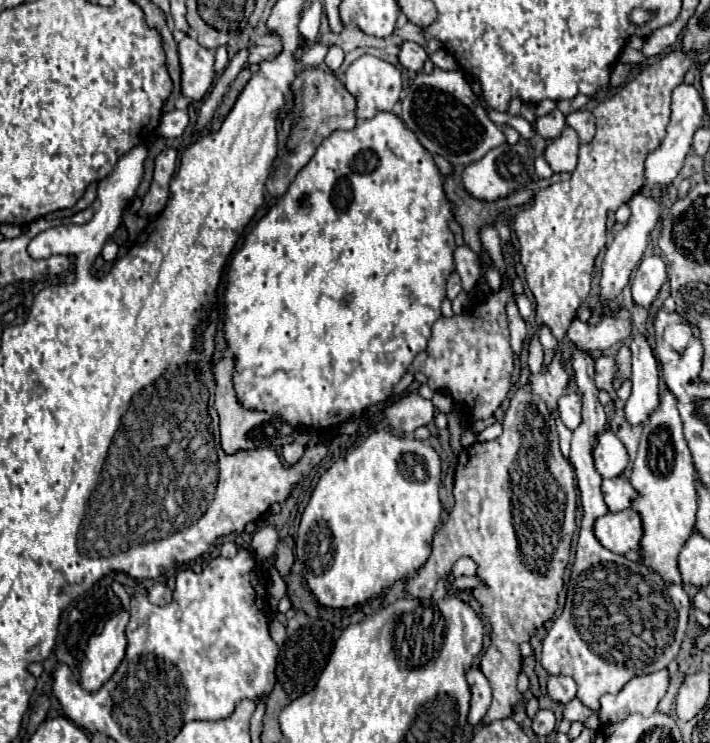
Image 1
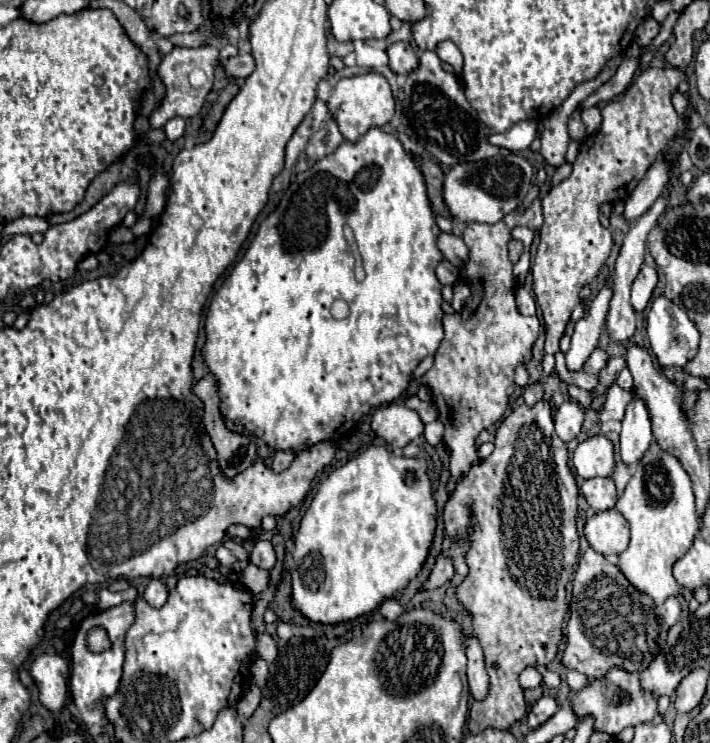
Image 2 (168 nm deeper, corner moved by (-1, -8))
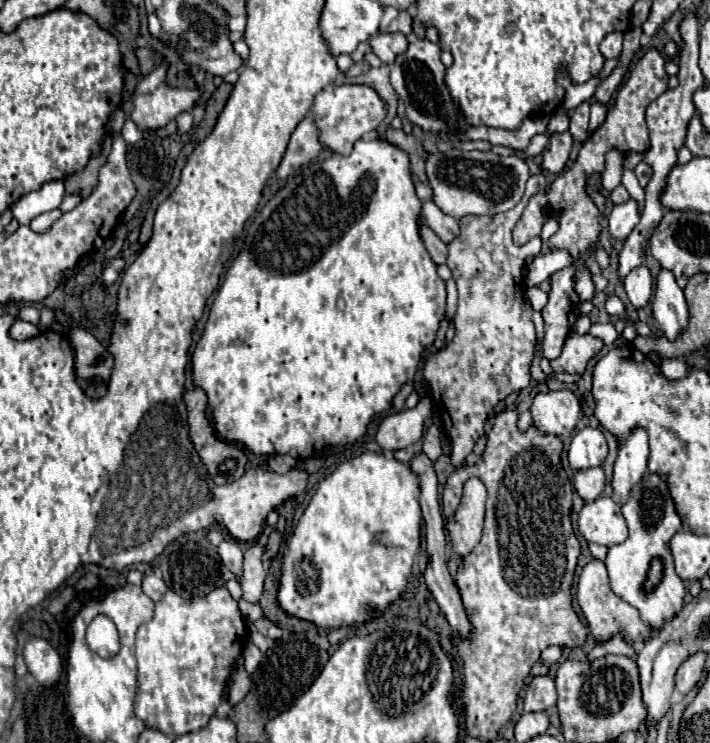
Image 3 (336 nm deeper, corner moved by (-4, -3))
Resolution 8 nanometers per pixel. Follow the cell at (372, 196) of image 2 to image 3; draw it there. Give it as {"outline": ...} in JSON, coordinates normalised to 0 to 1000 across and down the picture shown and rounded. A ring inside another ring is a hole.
{"outline":[[[507,187],[499,192],[496,206],[487,211],[468,206],[456,217],[425,225],[403,246],[403,252],[397,252],[369,279],[369,284],[349,303],[344,332],[330,346],[327,357],[315,370],[313,384],[307,386],[307,394],[293,421],[293,437],[287,440],[287,451],[282,454],[270,475],[273,518],[293,532],[299,569],[313,594],[318,591],[321,596],[344,599],[361,612],[411,612],[414,618],[434,618],[456,602],[499,596],[515,583],[527,559],[552,548],[552,537],[563,526],[563,521],[583,510],[594,472],[611,462],[628,413],[625,378],[617,373],[614,354],[606,349],[592,322],[592,284],[594,273],[583,257],[575,209],[541,187]],[[479,397],[487,405],[485,419],[473,413],[473,402]]]}

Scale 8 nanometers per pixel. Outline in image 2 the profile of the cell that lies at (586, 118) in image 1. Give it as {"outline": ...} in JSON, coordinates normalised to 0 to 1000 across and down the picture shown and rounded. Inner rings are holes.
{"outline":[[[835,143],[835,145],[821,148],[818,162],[821,162],[821,167],[824,167],[824,180],[827,180],[827,183],[838,180],[838,178],[841,178],[841,172],[846,170],[846,151],[844,151],[844,145],[841,145],[841,143]]]}

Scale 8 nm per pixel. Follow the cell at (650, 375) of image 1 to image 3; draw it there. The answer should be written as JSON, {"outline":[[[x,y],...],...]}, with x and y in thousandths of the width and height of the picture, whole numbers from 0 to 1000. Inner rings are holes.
{"outline":[[[907,577],[890,580],[890,585],[879,594],[870,607],[870,618],[865,623],[862,658],[873,666],[873,677],[882,677],[893,653],[899,653],[907,642],[913,623],[913,585]]]}

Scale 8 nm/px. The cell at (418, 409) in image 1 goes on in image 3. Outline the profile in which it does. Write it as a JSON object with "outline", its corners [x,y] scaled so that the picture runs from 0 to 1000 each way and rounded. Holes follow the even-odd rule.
{"outline":[[[597,534],[583,550],[569,550],[563,556],[546,559],[532,575],[532,583],[530,583],[532,599],[549,607],[572,604],[583,599],[586,594],[592,594],[597,567],[608,559],[608,553],[611,553],[608,540]]]}

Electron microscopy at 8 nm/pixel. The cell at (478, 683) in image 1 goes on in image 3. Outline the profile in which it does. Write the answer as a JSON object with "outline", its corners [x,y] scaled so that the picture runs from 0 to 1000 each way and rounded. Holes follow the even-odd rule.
{"outline":[[[592,610],[592,612],[586,612],[586,615],[577,620],[577,631],[580,631],[580,637],[589,642],[589,647],[592,647],[592,682],[594,682],[594,693],[597,693],[597,701],[600,701],[600,731],[603,731],[603,763],[600,763],[600,769],[597,769],[600,787],[603,787],[603,793],[608,795],[611,806],[617,809],[620,820],[628,825],[628,833],[631,833],[634,844],[637,844],[637,847],[645,847],[648,855],[659,855],[665,844],[662,844],[659,830],[654,828],[654,820],[651,820],[651,812],[648,812],[648,801],[645,801],[645,795],[642,795],[639,779],[634,777],[631,760],[628,760],[625,693],[623,693],[623,682],[620,682],[620,677],[617,677],[617,645],[614,645],[608,620],[606,620],[597,610]]]}

